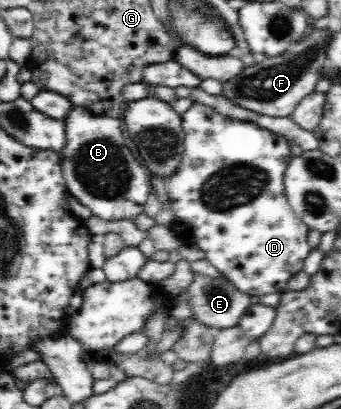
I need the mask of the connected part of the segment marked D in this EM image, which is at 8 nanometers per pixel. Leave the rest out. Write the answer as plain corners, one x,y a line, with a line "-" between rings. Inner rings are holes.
194,102
182,116
184,151
178,171
165,178
174,220
170,227
188,247
204,251
206,260
248,296
284,294
288,281
304,269
310,255
309,228
288,203
283,175
293,156
290,141
255,123
224,116
213,107

